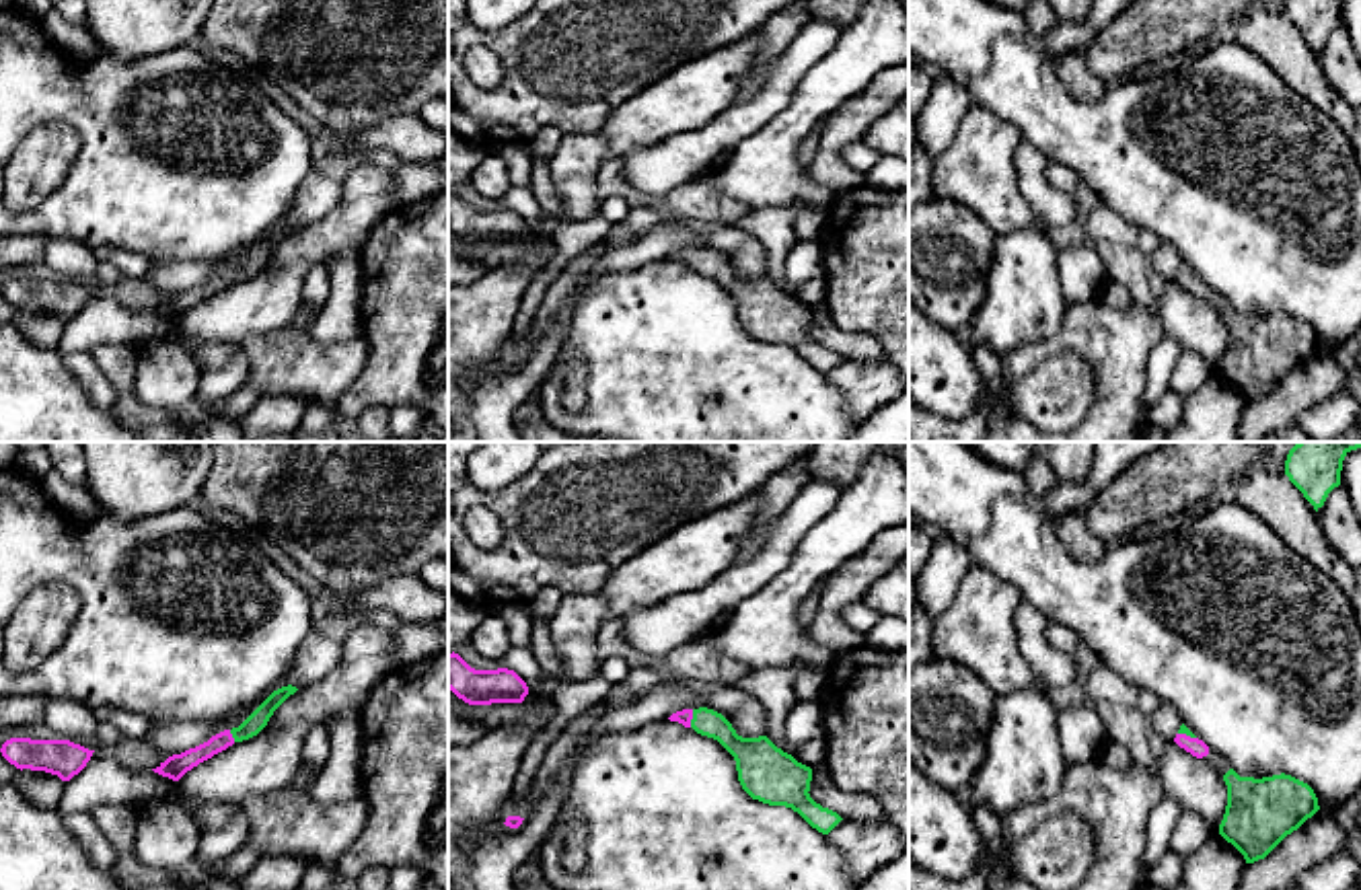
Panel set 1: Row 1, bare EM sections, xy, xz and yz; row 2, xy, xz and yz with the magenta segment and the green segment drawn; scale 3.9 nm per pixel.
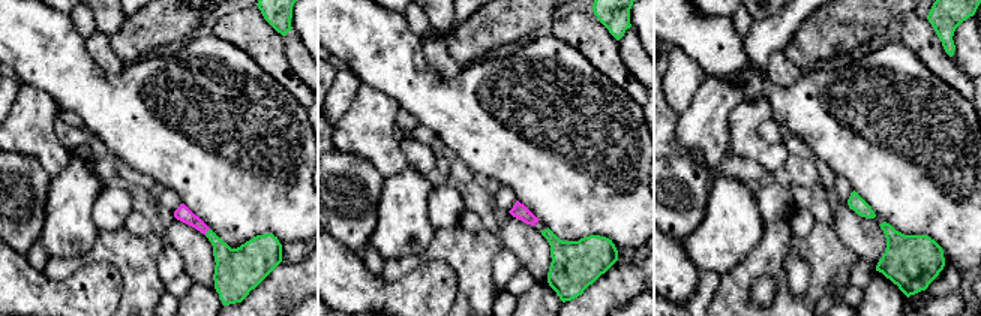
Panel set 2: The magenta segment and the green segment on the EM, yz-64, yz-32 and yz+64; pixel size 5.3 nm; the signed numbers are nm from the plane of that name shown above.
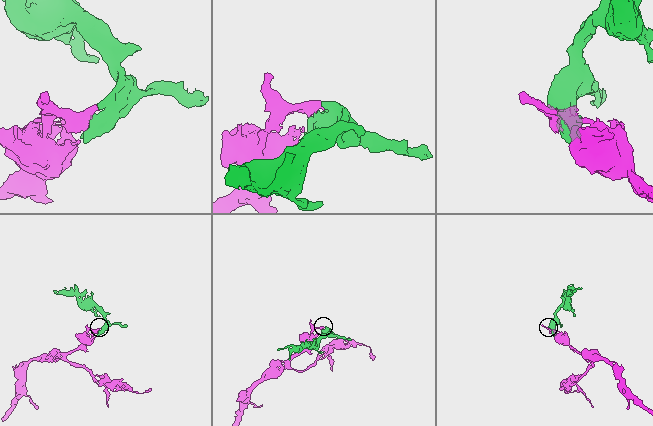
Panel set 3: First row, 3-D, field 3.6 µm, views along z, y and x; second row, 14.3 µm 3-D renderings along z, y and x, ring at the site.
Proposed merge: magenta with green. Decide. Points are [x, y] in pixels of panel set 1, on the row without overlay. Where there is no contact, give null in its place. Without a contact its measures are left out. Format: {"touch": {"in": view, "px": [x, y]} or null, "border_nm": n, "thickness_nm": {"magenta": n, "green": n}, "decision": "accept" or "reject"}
{"touch": {"in": "xz", "px": [691, 257]}, "border_nm": 70, "thickness_nm": {"magenta": 60, "green": 110}, "decision": "accept"}

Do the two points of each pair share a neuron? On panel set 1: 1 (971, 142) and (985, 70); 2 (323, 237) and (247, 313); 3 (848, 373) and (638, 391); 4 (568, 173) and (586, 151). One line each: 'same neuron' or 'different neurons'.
1: different neurons
2: same neuron
3: different neurons
4: same neuron

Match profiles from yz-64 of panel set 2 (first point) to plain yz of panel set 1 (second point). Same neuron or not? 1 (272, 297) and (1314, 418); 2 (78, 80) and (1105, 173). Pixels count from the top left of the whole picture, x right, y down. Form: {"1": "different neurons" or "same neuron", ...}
{"1": "different neurons", "2": "same neuron"}

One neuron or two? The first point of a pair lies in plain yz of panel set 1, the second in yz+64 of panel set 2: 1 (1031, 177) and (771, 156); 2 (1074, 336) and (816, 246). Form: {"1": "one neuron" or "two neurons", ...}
{"1": "one neuron", "2": "one neuron"}

